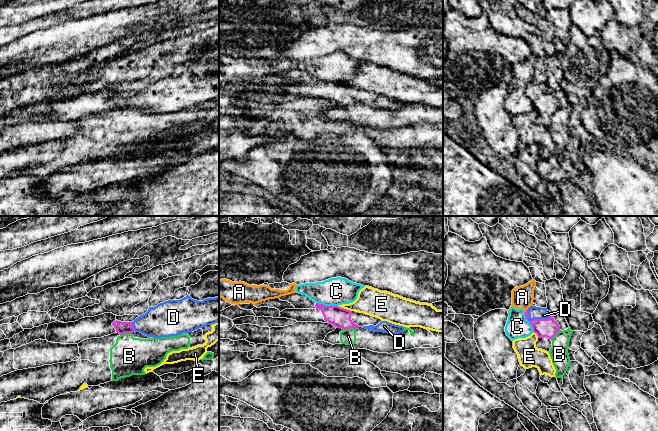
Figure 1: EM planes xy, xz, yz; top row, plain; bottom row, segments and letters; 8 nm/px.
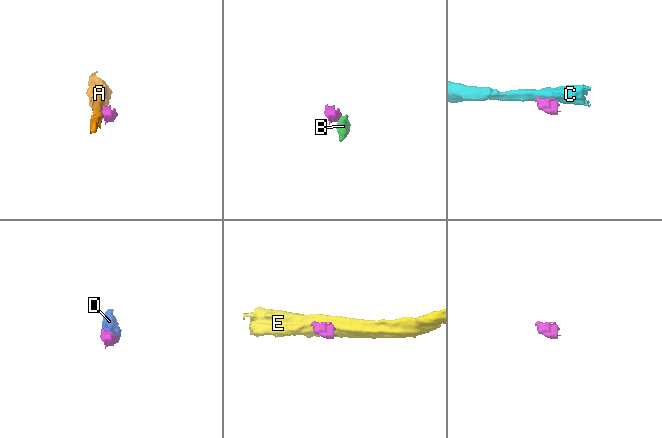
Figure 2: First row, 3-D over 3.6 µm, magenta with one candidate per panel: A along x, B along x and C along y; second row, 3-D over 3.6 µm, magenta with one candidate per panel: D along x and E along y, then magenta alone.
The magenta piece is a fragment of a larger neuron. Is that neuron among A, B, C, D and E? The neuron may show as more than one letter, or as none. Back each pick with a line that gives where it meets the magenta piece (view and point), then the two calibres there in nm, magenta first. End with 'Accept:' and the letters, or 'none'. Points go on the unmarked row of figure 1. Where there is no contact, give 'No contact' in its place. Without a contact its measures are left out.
D: Touches magenta at yz (540, 95). Thickness 150 nm (magenta) against 100 nm
Accept: D

